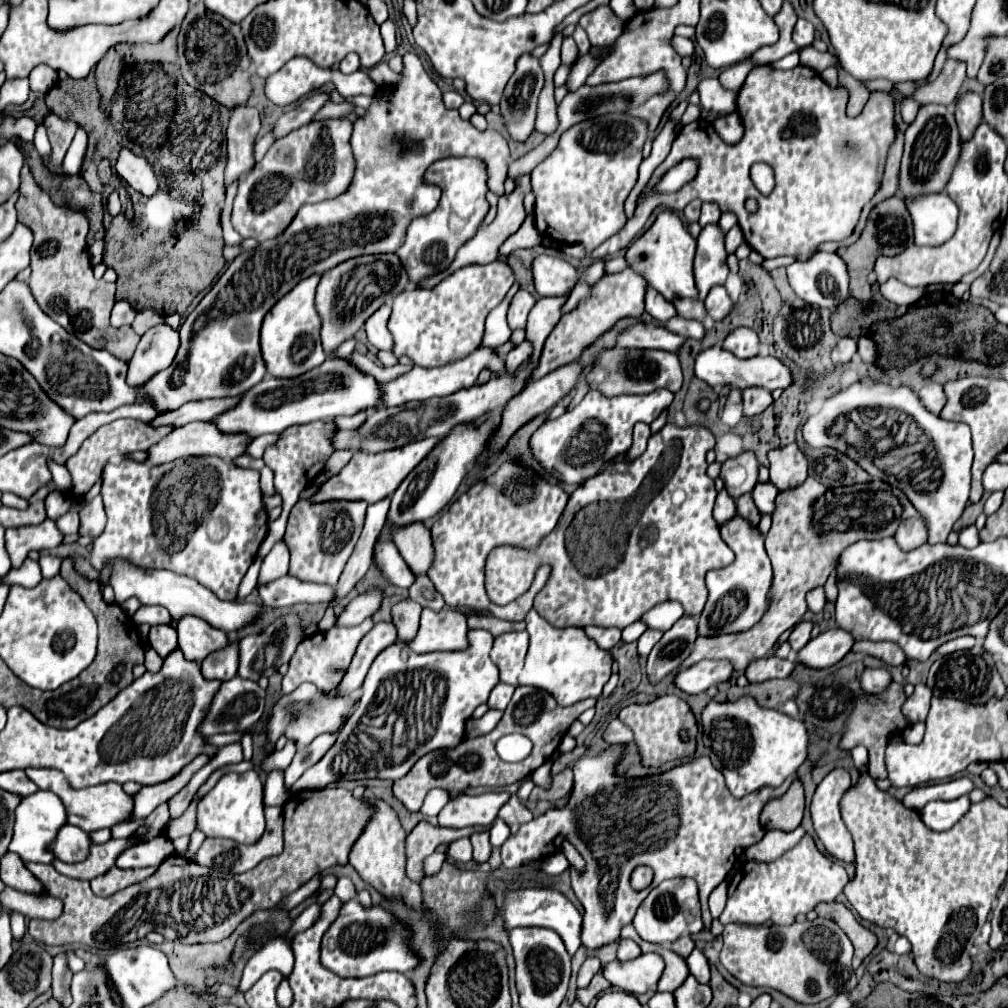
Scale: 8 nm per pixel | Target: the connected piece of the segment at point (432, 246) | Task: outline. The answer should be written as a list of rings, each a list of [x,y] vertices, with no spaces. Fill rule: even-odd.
[[[446,157],[436,161],[426,171],[426,181],[438,185],[442,189],[440,205],[434,213],[418,217],[412,221],[406,233],[404,245],[396,251],[404,261],[408,275],[414,283],[420,283],[426,277],[444,273],[456,257],[456,251],[468,243],[480,229],[480,223],[488,215],[490,203],[486,201],[488,193],[488,171],[482,159],[478,157]],[[438,243],[438,253],[436,253]]]

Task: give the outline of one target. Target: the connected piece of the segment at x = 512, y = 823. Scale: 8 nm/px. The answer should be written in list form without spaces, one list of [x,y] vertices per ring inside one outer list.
[[[510,797],[510,799],[502,805],[502,809],[498,811],[498,817],[508,823],[508,827],[512,829],[514,835],[518,833],[520,825],[524,825],[524,823],[528,823],[528,821],[534,819],[534,815],[520,803],[518,797]]]

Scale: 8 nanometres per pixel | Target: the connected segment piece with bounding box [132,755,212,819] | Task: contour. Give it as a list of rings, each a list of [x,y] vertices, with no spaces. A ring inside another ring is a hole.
[[[198,755],[190,765],[186,765],[180,773],[176,773],[172,779],[158,783],[158,785],[150,785],[150,787],[142,787],[142,791],[136,797],[136,813],[132,813],[132,819],[144,819],[148,817],[160,803],[166,803],[170,797],[174,797],[190,779],[192,775],[202,769],[206,763],[210,763],[212,757],[208,755]]]

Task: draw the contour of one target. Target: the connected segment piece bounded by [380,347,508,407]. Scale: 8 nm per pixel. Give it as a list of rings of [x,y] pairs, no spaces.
[[[480,347],[480,349],[476,349],[476,353],[470,353],[462,359],[456,359],[448,365],[442,365],[442,367],[432,367],[432,369],[414,367],[410,373],[406,373],[406,375],[390,381],[390,383],[380,383],[380,387],[384,389],[384,405],[396,407],[396,405],[404,405],[408,401],[426,401],[432,397],[452,395],[460,389],[468,389],[468,387],[476,385],[476,379],[484,369],[490,369],[490,373],[494,377],[502,377],[508,373],[504,359],[492,347]]]

